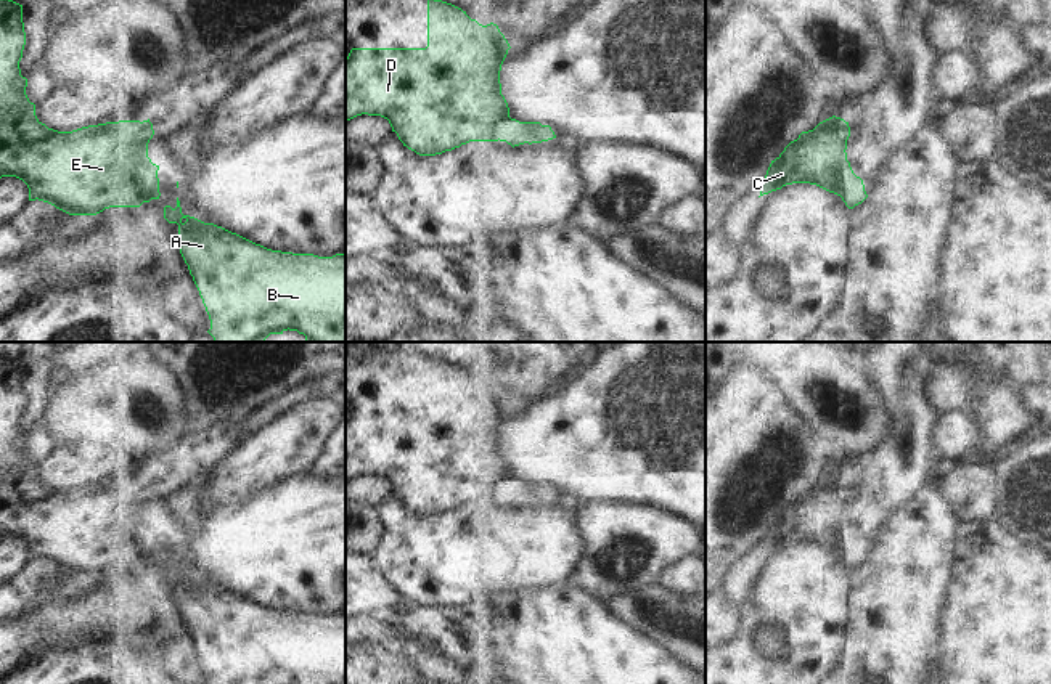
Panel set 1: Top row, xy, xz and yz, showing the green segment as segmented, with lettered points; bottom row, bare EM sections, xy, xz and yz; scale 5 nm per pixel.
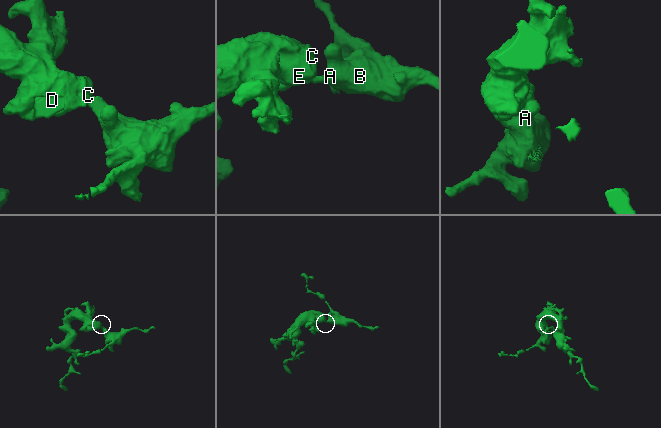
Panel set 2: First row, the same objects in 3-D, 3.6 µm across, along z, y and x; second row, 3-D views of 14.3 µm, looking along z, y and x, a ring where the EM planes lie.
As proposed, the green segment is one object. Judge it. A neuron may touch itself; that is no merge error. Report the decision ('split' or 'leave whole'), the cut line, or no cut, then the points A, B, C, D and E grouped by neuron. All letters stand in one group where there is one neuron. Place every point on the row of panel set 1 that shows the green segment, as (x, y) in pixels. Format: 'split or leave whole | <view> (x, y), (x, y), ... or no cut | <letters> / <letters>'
split | xy (156, 177), (145, 187), (142, 201) | A B / C D E

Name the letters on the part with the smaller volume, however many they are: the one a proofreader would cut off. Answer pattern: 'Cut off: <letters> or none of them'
Cut off: A, B.

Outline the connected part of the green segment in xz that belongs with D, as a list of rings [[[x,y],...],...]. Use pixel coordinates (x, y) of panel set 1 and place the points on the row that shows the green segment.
[[[427,0],[426,48],[352,48],[346,58],[346,122],[362,116],[381,116],[408,149],[419,156],[436,156],[469,141],[498,141],[500,125],[509,119],[509,108],[501,95],[500,71],[509,43],[498,26],[471,19],[461,8]]]

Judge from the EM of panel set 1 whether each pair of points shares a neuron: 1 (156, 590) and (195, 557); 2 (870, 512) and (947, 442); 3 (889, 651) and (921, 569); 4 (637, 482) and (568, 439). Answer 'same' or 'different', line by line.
1: same
2: different
3: same
4: same

